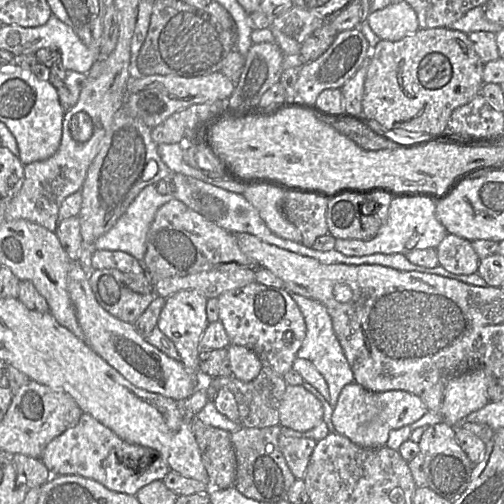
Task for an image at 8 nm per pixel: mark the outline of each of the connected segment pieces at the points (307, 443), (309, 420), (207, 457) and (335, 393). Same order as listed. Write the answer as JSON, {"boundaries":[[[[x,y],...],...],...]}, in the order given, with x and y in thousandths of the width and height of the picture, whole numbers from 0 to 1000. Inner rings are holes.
{"boundaries":[[[[560,861],[552,883],[565,915],[587,950],[601,950],[629,875],[615,869],[567,867]]],[[[599,764],[569,766],[554,808],[554,843],[607,857],[641,833],[639,802]]],[[[389,827],[381,831],[379,847],[419,968],[442,972],[464,964],[468,903],[456,871],[458,859],[407,843]]],[[[575,583],[591,605],[607,643],[607,667],[589,698],[589,710],[601,710],[619,718],[631,738],[641,746],[655,782],[651,800],[663,812],[679,770],[702,758],[700,738],[663,661],[659,635],[645,607],[623,593],[593,583]]]]}

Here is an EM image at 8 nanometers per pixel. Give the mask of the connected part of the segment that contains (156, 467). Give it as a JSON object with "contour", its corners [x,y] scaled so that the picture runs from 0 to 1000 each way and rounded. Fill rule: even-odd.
{"contour":[[[175,821],[155,841],[105,871],[79,913],[103,944],[155,942],[185,950],[220,974],[268,984],[286,964],[323,952],[337,935],[329,915],[294,891],[256,881]]]}

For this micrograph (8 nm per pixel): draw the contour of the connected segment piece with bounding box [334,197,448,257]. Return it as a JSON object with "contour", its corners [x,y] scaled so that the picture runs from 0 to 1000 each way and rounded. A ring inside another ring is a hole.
{"contour":[[[778,393],[768,435],[758,442],[744,472],[732,478],[667,474],[663,496],[685,508],[730,508],[736,504],[806,504],[847,492],[865,494],[889,466],[863,427],[863,397],[825,393]]]}

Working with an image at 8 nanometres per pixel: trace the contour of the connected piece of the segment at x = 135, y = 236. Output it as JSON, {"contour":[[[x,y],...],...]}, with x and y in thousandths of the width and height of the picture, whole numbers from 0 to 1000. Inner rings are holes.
{"contour":[[[306,365],[290,369],[228,446],[188,478],[188,494],[242,498],[282,520],[292,494],[292,462],[310,421],[343,395],[343,385],[313,383]]]}

